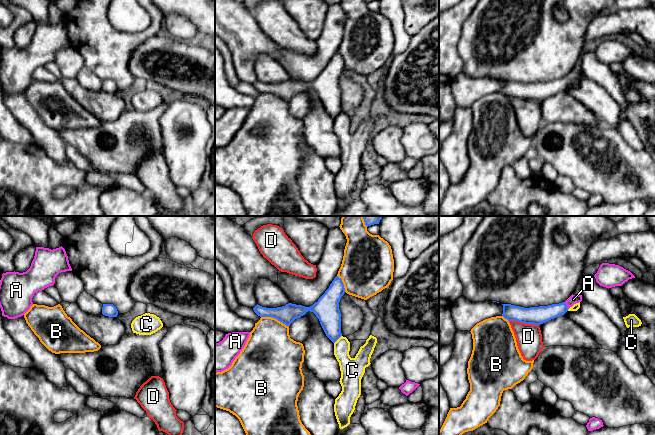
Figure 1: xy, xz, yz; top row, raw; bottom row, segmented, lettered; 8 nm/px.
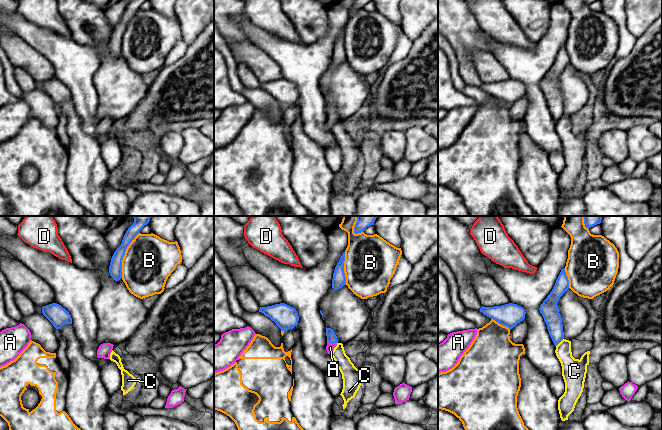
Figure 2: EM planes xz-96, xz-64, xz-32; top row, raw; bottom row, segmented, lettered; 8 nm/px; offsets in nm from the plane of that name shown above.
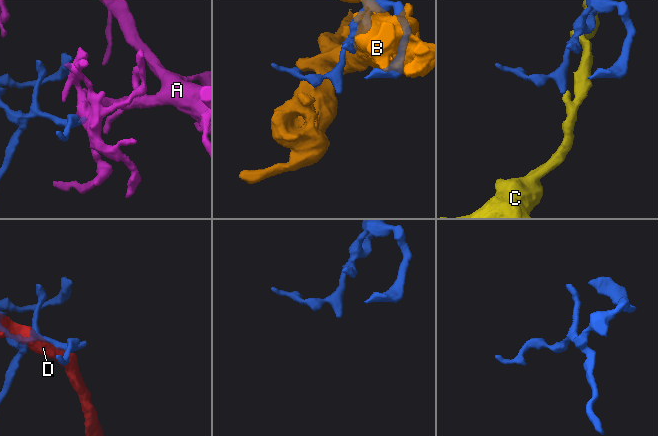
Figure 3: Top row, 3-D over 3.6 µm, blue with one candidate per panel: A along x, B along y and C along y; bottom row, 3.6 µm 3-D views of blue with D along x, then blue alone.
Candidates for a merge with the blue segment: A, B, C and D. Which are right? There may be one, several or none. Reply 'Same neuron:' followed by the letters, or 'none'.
Same neuron: A

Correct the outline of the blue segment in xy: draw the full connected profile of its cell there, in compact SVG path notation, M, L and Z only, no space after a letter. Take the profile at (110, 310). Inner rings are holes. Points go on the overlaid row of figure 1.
M103 304L102 314L108 317L117 317L118 311L113 304Z

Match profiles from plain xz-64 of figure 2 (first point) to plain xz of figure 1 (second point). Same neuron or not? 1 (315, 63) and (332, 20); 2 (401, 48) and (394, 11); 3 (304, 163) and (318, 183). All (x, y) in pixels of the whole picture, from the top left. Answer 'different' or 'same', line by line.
1: same
2: same
3: same

